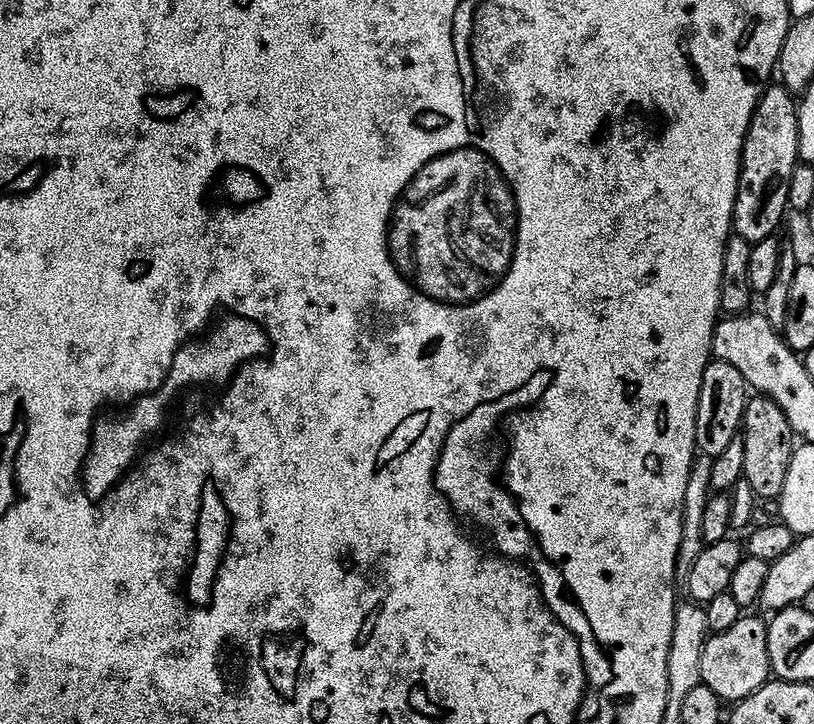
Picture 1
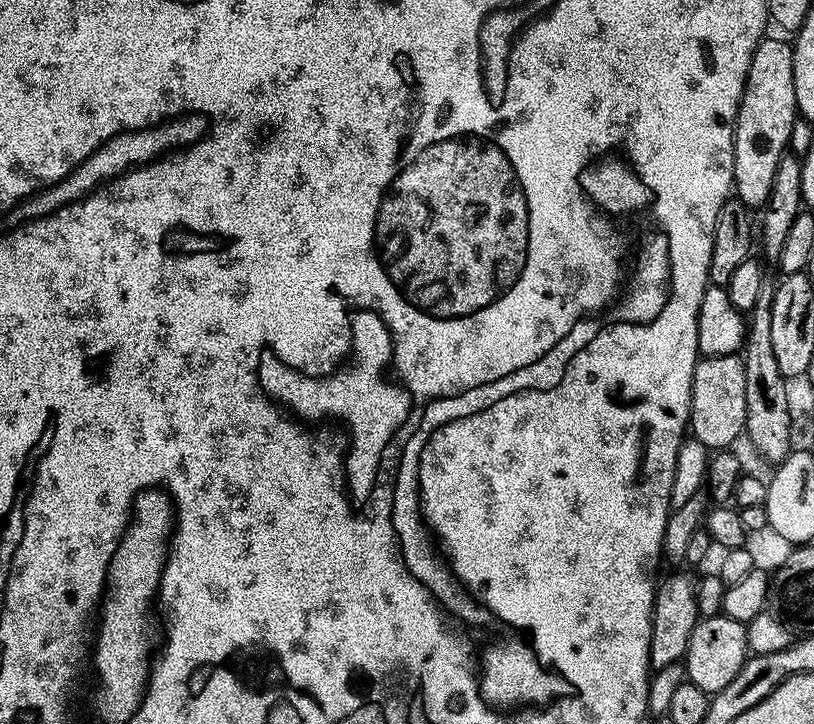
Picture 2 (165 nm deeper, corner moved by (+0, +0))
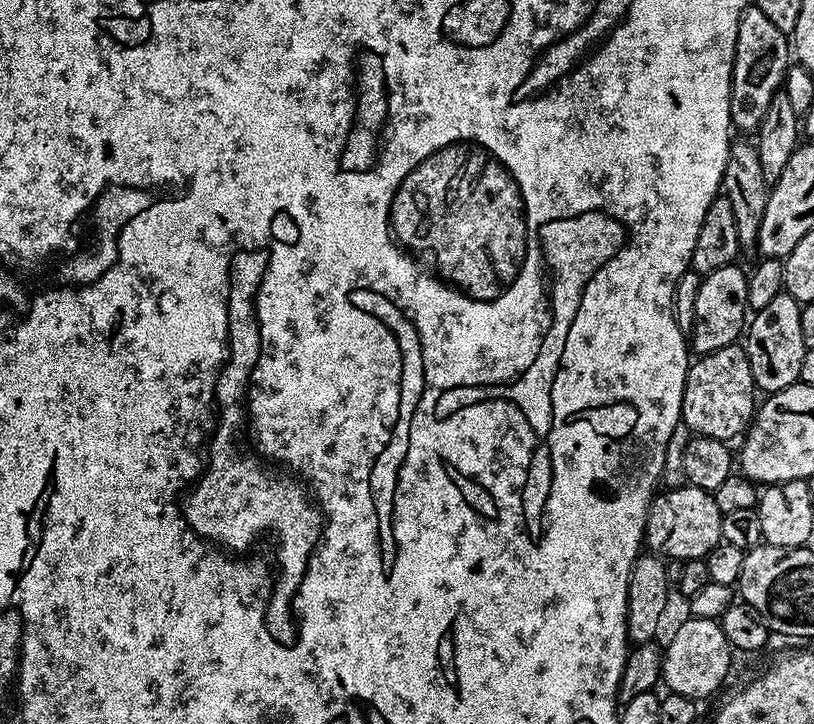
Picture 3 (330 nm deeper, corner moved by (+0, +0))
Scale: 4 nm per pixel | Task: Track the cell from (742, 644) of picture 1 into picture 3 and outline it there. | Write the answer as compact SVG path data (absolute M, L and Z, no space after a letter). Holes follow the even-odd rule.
M687 619L677 626L668 648L666 644L663 649L662 680L665 685L668 683L668 692L677 692L689 696L691 700L703 702L707 696L714 695L723 686L724 679L732 668L734 649L716 620Z

